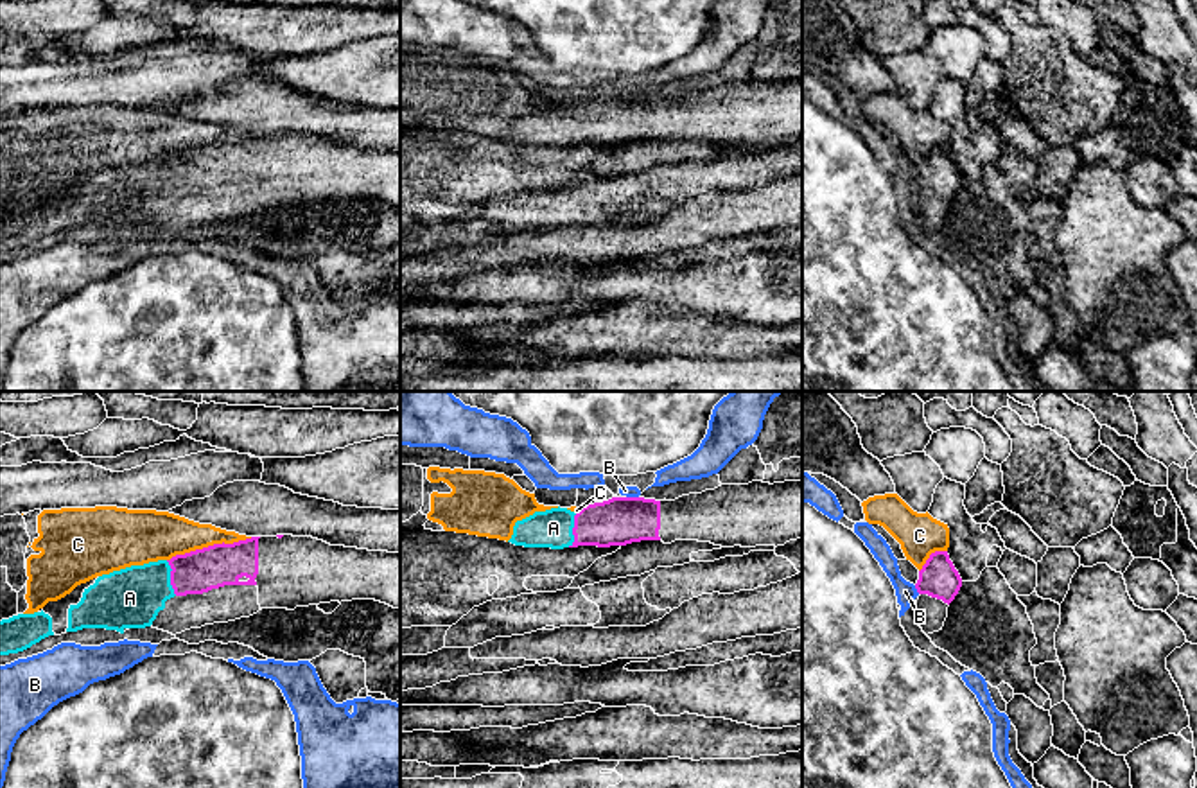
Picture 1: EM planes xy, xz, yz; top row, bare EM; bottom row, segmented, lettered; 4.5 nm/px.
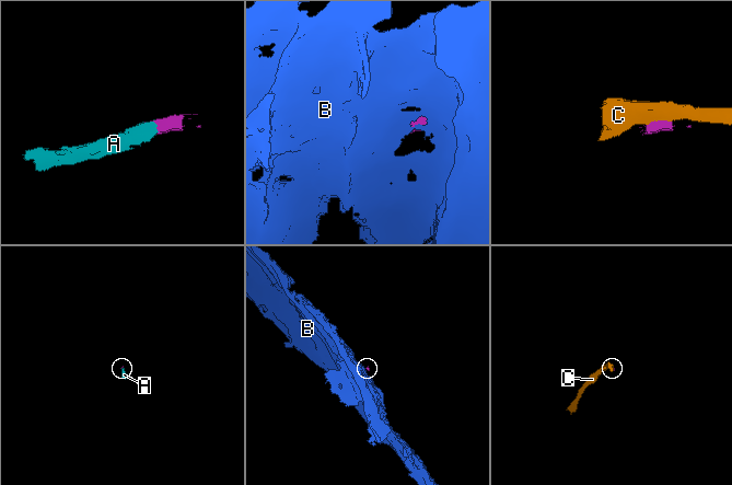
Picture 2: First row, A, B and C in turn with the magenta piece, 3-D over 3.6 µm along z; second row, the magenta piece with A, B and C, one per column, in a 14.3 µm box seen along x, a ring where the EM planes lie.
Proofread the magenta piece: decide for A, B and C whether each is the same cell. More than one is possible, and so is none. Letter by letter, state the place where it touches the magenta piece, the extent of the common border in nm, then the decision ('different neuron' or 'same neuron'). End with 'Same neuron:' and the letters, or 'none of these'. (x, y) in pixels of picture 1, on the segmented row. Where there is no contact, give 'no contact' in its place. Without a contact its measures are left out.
A: xy (171, 578) | 170 nm | same neuron
B: xz (632, 498) | 60 nm | different neuron
C: xy (209, 546) | 400 nm | different neuron
Same neuron: A

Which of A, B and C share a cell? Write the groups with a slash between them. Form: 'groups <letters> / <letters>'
groups A / B / C

